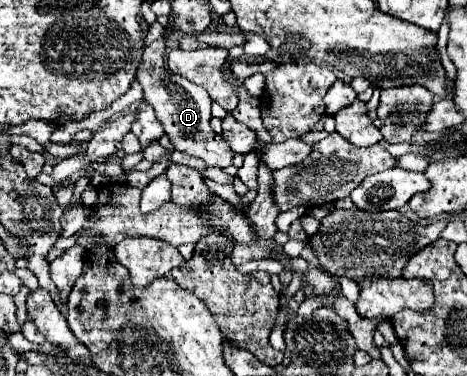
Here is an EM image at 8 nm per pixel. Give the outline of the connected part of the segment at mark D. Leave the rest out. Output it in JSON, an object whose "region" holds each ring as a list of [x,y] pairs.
{"region":[[[164,35],[158,41],[144,45],[142,61],[136,71],[136,79],[144,87],[144,101],[154,107],[154,113],[156,113],[158,121],[164,125],[166,135],[170,137],[176,151],[196,155],[196,157],[204,159],[210,167],[224,169],[224,167],[232,165],[234,153],[230,153],[230,145],[226,145],[226,141],[220,135],[216,135],[210,127],[210,107],[212,107],[210,95],[206,93],[206,89],[190,83],[188,79],[174,75],[174,73],[170,75],[162,63],[164,49],[166,49]]]}

